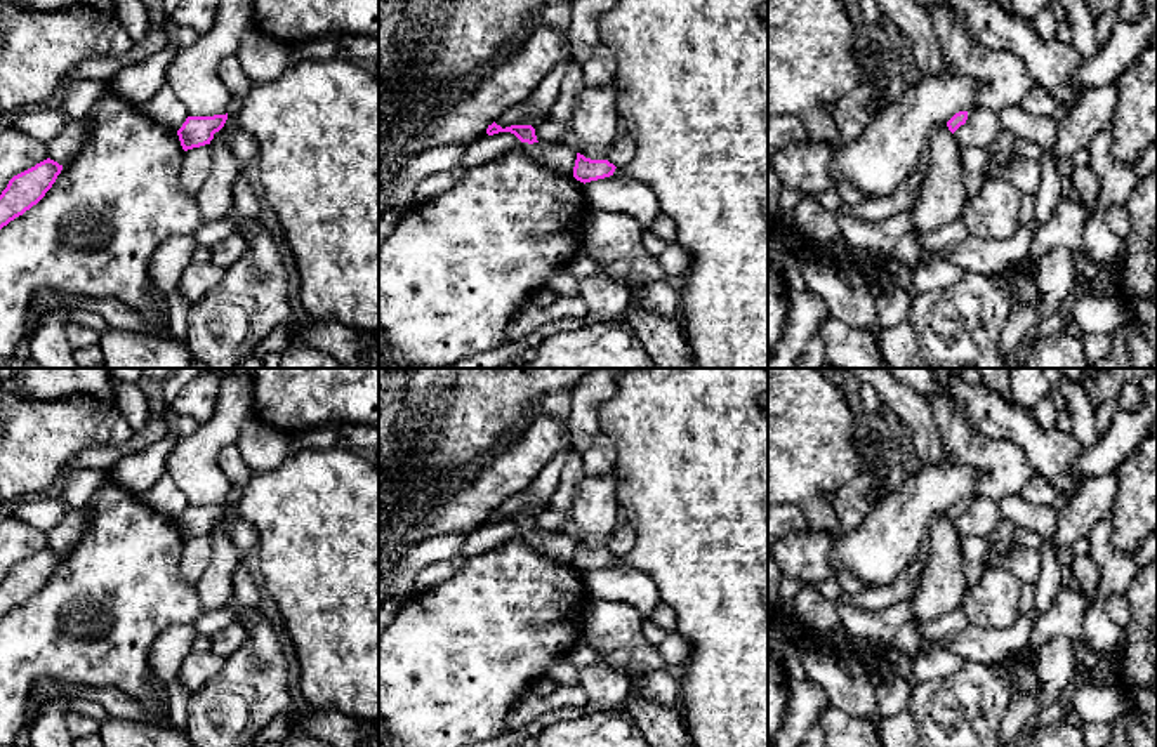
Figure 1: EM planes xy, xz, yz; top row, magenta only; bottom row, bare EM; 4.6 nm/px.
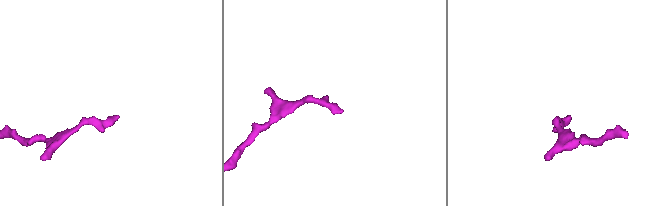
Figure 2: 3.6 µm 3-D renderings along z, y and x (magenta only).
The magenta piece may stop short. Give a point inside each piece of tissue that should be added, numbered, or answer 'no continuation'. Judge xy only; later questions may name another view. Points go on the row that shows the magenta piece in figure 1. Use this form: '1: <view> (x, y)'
no continuation

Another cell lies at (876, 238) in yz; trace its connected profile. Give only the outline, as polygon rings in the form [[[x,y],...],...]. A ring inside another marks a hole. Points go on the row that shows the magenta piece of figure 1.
[[[914,205],[883,222],[867,222],[848,214],[834,215],[837,226],[855,250],[863,250],[879,264],[893,261],[896,241],[914,231]]]

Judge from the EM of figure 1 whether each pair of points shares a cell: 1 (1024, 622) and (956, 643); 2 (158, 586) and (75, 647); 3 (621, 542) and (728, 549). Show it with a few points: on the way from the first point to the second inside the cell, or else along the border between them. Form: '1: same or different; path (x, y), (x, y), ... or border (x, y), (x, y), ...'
1: same; path (1008, 640), (1004, 643), (973, 643)
2: same; path (138, 607), (105, 643), (96, 645)
3: different; border (628, 522), (634, 532), (634, 544), (622, 556)

